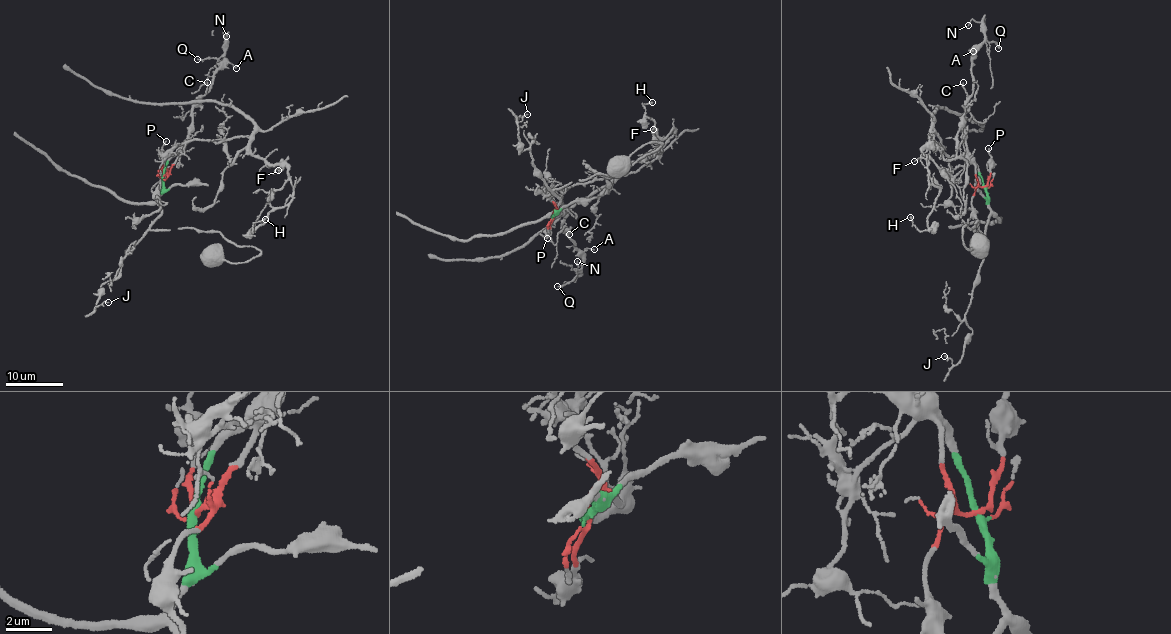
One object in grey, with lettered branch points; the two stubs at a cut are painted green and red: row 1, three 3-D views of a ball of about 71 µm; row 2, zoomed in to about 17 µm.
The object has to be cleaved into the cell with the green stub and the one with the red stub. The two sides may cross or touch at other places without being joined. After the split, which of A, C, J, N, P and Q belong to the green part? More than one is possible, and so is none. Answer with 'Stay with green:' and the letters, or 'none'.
Stay with green: A, C, J, N, Q

